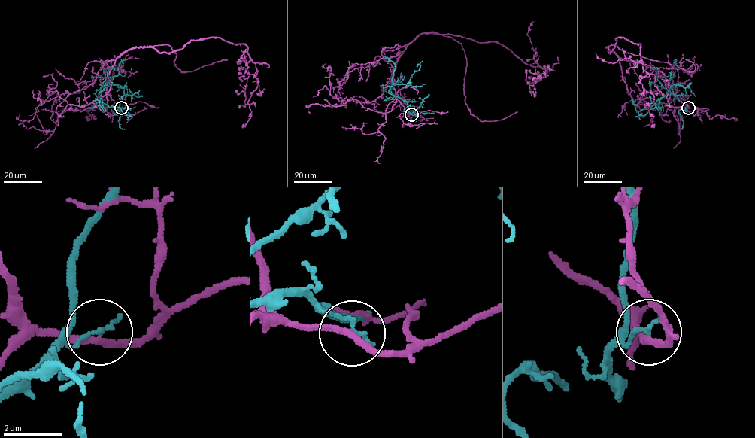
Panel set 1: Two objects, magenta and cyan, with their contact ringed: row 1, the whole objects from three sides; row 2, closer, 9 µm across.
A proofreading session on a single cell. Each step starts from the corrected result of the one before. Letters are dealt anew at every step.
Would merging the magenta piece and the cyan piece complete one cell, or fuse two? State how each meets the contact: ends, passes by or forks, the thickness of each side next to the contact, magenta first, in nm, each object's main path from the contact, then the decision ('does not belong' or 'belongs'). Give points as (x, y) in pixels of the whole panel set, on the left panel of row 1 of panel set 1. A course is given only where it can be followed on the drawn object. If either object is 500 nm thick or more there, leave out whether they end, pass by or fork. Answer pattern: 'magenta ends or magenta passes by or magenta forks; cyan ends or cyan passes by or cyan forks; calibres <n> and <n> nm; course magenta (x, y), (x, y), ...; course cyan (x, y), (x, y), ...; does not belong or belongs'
magenta passes by; cyan ends; calibres 200 and 160 nm; course magenta (121, 107), (106, 94), (106, 62), (133, 47), (172, 53), (220, 38), (244, 44), (256, 64), (242, 127); course cyan (121, 107), (123, 89), (119, 86), (110, 85), (99, 93), (103, 102), (130, 115), (126, 120); does not belong

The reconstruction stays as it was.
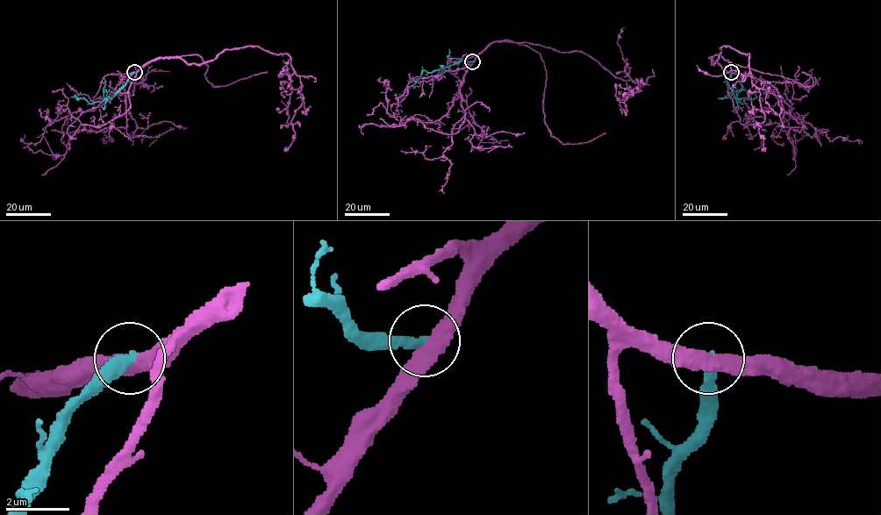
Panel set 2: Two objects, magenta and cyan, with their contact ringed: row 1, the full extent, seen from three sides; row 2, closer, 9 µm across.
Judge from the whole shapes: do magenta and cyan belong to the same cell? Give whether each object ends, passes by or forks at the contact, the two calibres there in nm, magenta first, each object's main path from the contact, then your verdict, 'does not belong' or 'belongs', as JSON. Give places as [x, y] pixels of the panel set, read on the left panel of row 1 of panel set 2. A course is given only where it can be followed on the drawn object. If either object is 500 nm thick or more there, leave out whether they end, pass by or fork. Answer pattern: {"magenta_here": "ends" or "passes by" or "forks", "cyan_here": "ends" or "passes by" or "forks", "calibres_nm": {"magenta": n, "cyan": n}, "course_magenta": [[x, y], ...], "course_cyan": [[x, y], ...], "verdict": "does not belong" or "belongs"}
{"magenta_here": "passes by", "cyan_here": "ends", "calibres_nm": {"magenta": 460, "cyan": 440}, "course_magenta": [[134, 72], [155, 59], [203, 64], [247, 46], [287, 53], [302, 103], [284, 151]], "course_cyan": [[134, 72], [108, 99], [89, 103], [82, 97], [75, 98], [81, 92]], "verdict": "does not belong"}

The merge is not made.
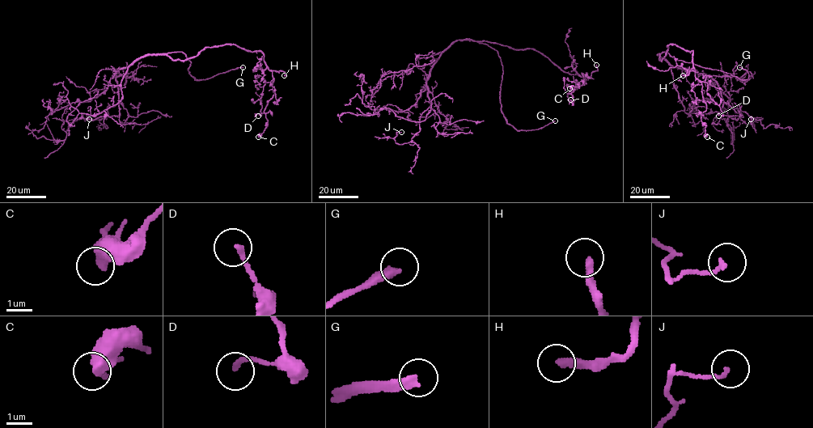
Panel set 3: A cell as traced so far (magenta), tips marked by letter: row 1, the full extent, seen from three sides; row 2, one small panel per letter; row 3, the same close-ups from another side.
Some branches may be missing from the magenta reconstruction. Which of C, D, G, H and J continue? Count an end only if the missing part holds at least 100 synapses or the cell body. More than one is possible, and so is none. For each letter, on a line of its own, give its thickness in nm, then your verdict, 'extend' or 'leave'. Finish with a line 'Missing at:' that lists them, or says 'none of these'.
C: calibre 550 nm; leave
D: calibre 200 nm; leave
G: calibre 360 nm; extend
H: calibre 280 nm; extend
J: calibre 130 nm; leave
Missing at: G, H

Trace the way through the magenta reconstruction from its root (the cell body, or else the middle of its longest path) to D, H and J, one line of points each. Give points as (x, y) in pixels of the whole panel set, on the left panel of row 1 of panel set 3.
D: (139, 58), (167, 54), (186, 61), (205, 48), (225, 44), (260, 51), (273, 79), (263, 87), (258, 116)
H: (139, 58), (167, 54), (186, 61), (205, 48), (236, 44), (260, 51), (267, 67), (283, 70), (284, 75)
J: (139, 58), (115, 73), (118, 102), (107, 108), (108, 115), (99, 120), (89, 119)

